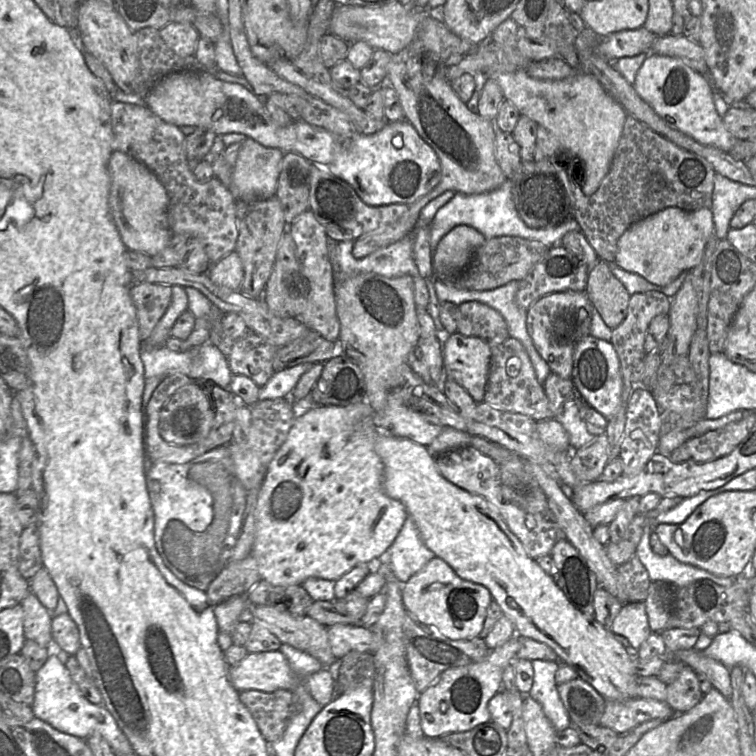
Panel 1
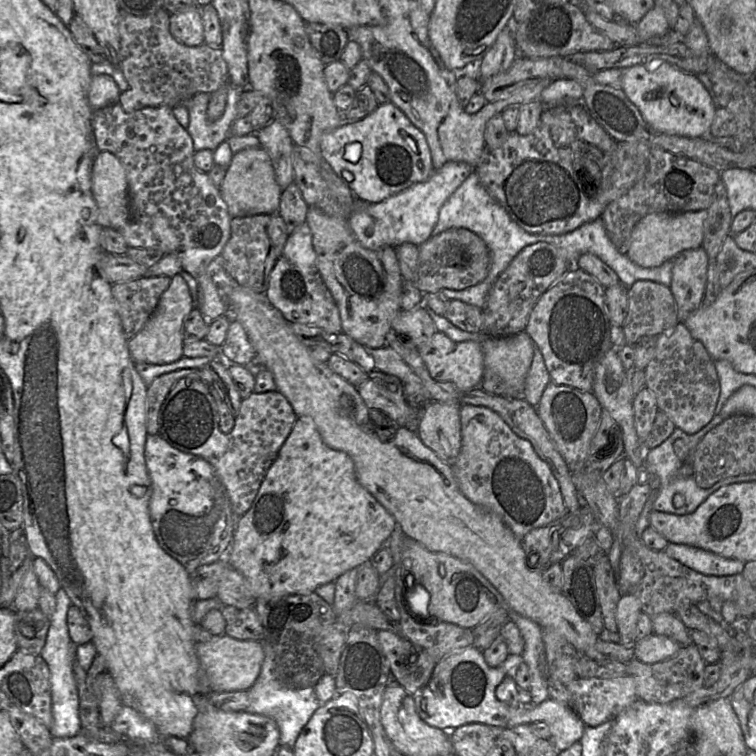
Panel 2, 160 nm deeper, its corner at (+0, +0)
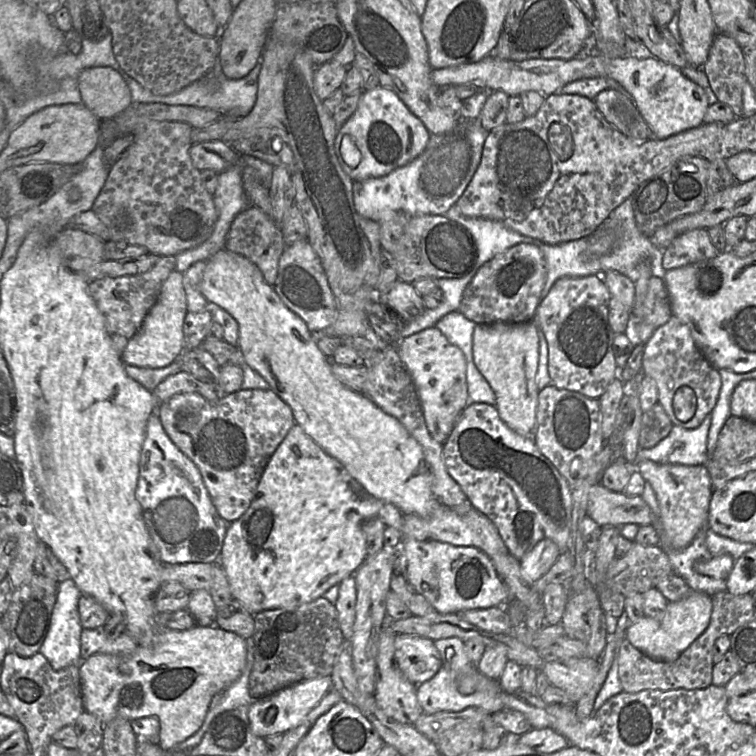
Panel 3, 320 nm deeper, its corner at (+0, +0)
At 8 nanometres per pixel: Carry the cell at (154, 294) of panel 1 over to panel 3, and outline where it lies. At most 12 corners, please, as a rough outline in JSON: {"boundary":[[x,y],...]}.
{"boundary":[[174,256],[145,273],[89,281],[119,355],[142,326]]}

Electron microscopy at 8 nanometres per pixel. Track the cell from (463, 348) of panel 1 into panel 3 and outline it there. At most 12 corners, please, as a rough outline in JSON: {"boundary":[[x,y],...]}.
{"boundary":[[435,326],[397,349],[444,444],[470,402],[465,357]]}

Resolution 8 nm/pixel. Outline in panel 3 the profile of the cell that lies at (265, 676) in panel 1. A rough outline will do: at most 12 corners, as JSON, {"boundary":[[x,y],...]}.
{"boundary":[[166,627],[82,660],[103,724],[154,716],[173,750],[240,677],[245,639]]}

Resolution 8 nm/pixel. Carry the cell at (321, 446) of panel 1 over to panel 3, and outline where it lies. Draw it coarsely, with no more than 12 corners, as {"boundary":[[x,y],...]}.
{"boundary":[[295,423],[219,563],[255,615],[366,558],[378,500]]}

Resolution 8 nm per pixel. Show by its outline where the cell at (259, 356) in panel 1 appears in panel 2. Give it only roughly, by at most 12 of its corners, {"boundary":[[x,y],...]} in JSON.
{"boundary":[[231,320],[220,357],[245,366],[256,357],[243,326]]}

